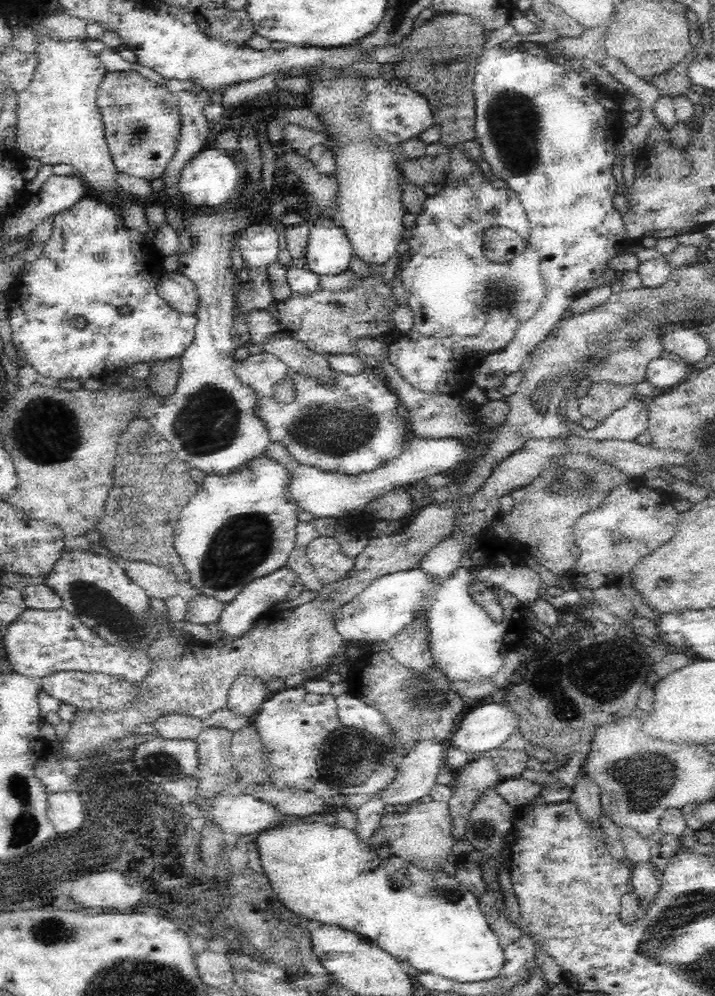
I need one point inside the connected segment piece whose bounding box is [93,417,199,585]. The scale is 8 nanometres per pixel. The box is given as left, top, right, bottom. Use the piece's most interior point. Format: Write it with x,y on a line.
150,485

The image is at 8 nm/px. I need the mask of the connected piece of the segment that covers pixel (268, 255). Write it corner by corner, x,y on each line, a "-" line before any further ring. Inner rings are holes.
249,225
241,232
237,252
243,256
246,267
269,267
276,262
279,250
274,225

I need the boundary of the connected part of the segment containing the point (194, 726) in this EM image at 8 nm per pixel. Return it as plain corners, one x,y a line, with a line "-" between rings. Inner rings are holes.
184,713
163,714
153,724
160,737
168,739
195,740
204,727
201,717

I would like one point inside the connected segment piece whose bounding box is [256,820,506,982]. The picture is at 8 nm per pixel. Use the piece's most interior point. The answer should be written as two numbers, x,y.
324,873

